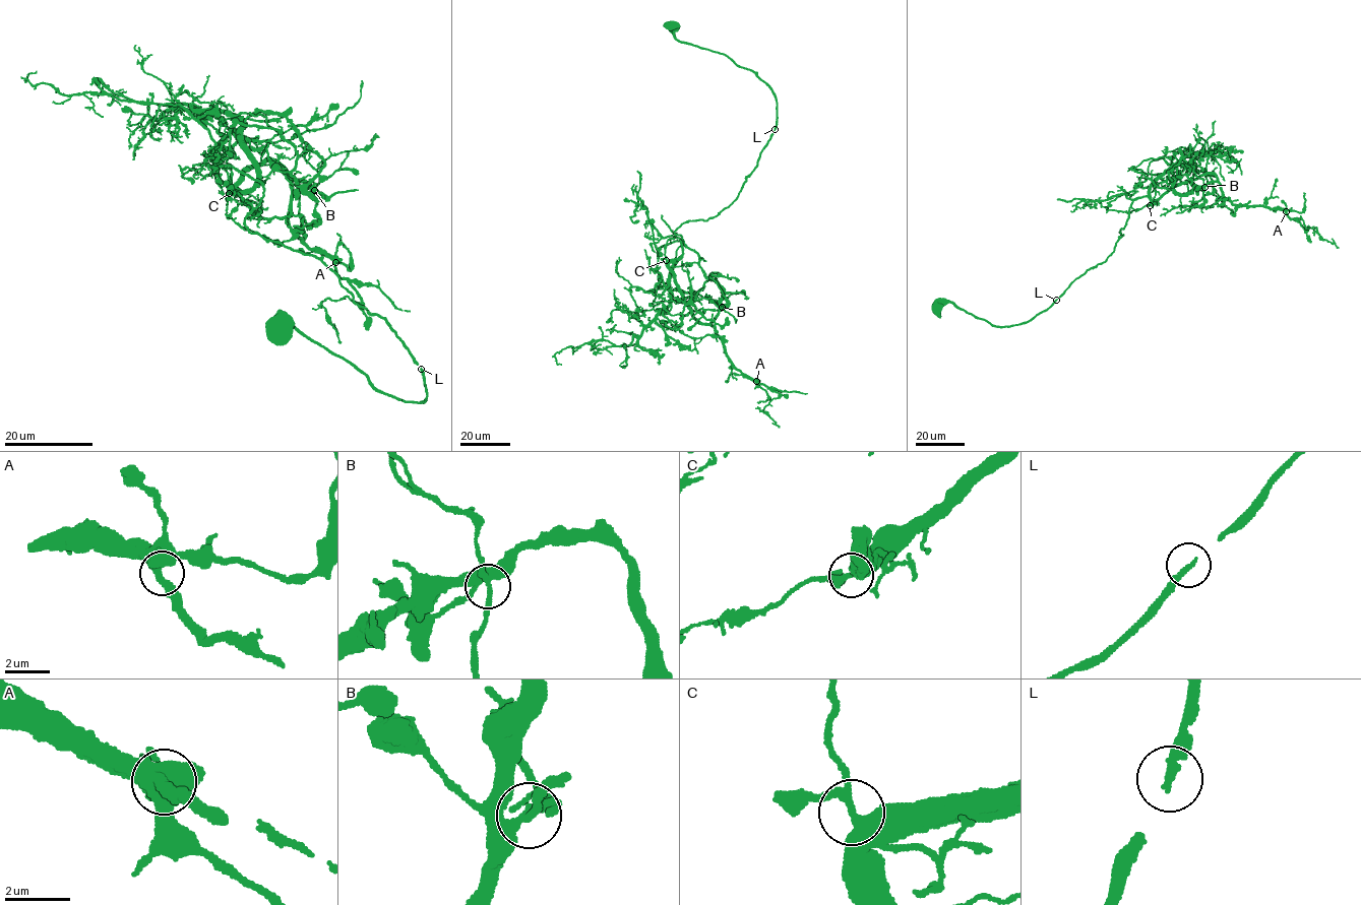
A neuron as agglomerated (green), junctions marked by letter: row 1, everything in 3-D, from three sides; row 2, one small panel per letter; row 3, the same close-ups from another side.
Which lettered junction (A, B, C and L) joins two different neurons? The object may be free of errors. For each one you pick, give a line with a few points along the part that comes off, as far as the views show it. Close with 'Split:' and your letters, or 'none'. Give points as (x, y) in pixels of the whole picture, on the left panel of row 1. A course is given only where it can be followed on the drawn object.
Split: none

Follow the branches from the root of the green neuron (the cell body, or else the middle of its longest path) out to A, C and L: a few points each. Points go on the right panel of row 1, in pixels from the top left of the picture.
A: (935, 309), (950, 302), (996, 326), (1033, 319), (1106, 260), (1134, 200), (1208, 173), (1233, 204), (1286, 211)
C: (935, 309), (950, 302), (995, 326), (1026, 322), (1106, 260), (1134, 200), (1148, 196), (1150, 205)
L: (935, 309), (935, 306), (950, 302), (993, 325), (1008, 326), (1033, 319), (1056, 300)

